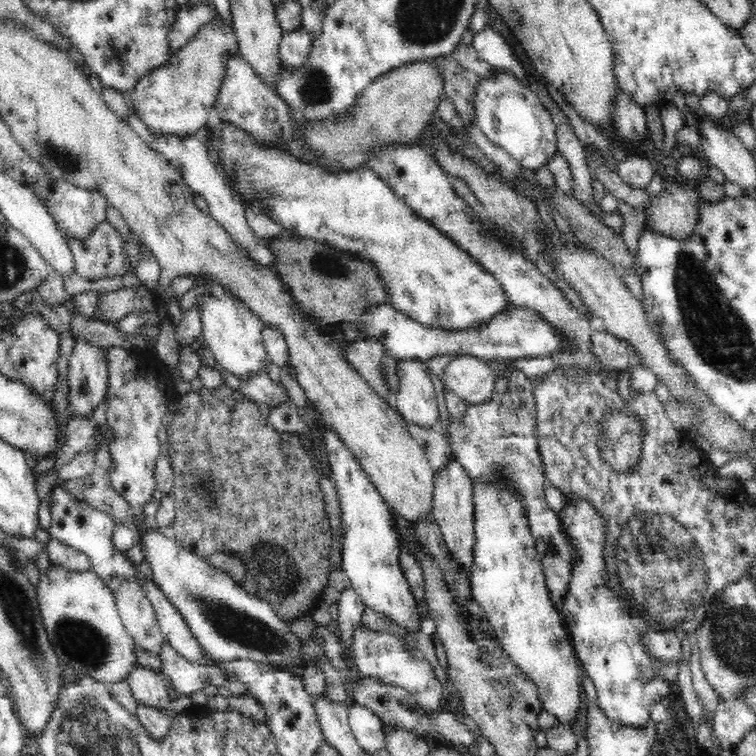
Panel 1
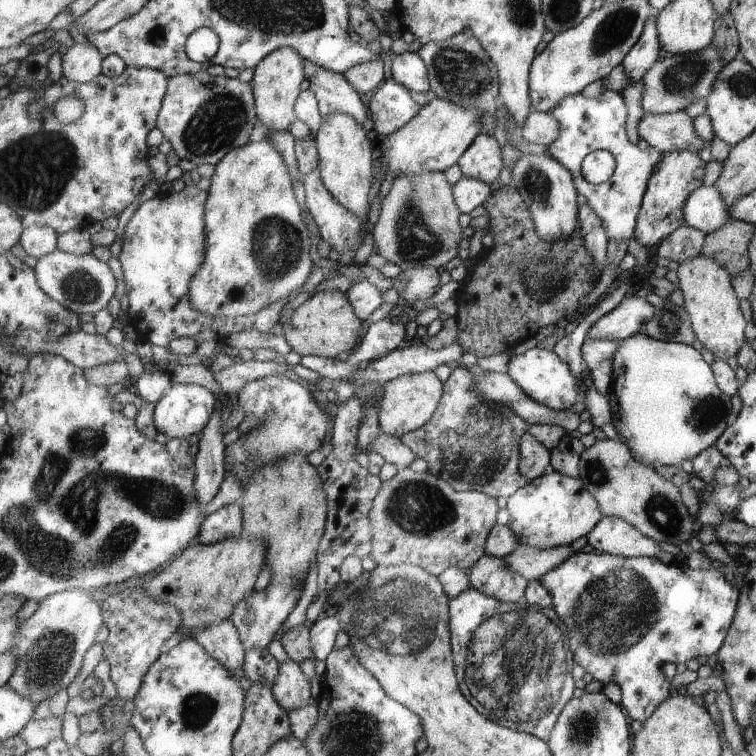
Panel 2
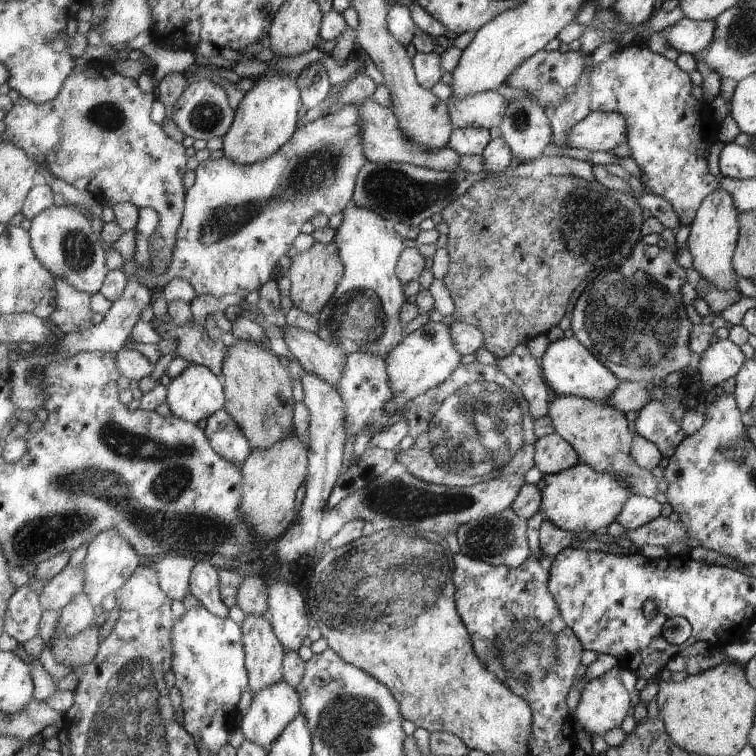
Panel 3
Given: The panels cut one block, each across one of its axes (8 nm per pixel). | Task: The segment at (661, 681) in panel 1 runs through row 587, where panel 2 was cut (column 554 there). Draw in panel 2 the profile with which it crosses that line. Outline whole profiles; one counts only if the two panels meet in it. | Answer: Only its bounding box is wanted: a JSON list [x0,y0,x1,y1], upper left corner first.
[538,551,741,724]

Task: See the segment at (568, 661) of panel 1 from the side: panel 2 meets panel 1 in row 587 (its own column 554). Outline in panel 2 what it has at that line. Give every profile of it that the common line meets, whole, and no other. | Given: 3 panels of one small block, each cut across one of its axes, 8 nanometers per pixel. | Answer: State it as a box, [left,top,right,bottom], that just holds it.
[507,470,604,550]

